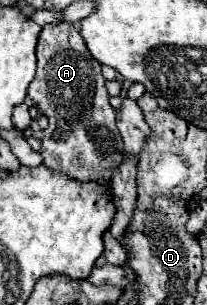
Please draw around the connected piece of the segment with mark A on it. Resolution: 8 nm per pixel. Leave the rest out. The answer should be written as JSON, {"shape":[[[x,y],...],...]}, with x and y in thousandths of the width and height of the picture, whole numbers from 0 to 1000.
{"shape":[[[290,75],[261,89],[222,82],[184,128],[174,187],[184,187],[184,226],[135,285],[135,318],[242,390],[242,410],[213,423],[213,443],[203,443],[193,508],[213,521],[213,541],[242,548],[251,561],[300,561],[386,593],[473,593],[493,607],[531,600],[541,567],[589,528],[599,469],[560,416],[560,364],[522,338],[522,298],[502,285],[483,207],[444,193],[425,154],[406,154],[396,115],[338,75]]]}

